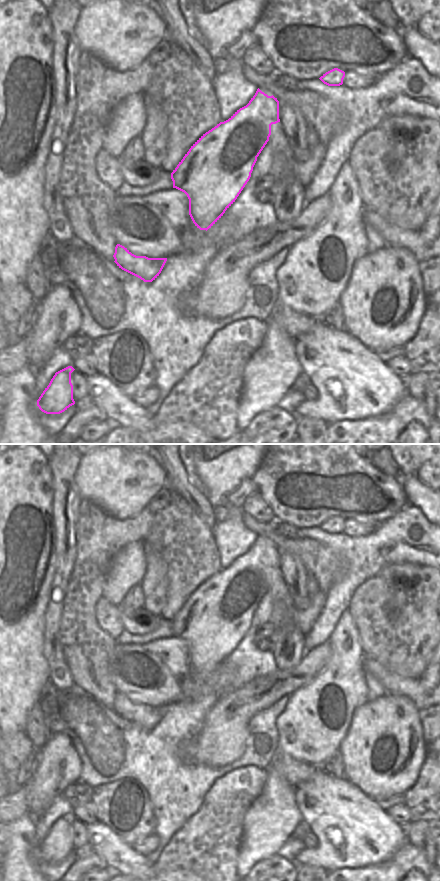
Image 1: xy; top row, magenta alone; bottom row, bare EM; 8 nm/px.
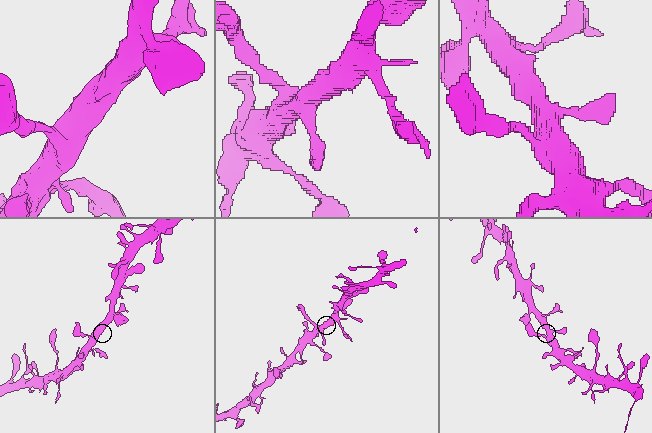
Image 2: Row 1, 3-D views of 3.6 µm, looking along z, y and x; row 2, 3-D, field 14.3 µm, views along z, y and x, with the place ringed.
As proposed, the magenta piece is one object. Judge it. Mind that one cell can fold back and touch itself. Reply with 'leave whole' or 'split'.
leave whole

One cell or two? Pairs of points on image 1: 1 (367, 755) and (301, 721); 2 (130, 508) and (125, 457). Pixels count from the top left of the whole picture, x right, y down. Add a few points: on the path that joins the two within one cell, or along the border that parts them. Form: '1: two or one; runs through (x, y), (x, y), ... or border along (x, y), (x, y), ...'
1: two; border along (350, 719), (350, 724), (339, 745), (338, 751)
2: one; runs through (125, 495), (125, 470)

